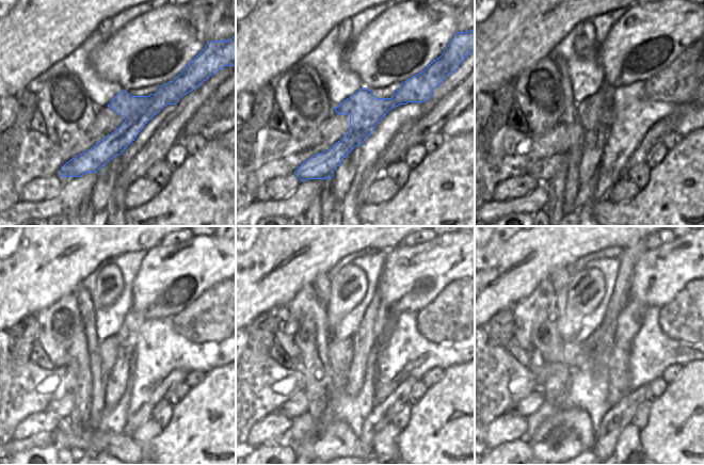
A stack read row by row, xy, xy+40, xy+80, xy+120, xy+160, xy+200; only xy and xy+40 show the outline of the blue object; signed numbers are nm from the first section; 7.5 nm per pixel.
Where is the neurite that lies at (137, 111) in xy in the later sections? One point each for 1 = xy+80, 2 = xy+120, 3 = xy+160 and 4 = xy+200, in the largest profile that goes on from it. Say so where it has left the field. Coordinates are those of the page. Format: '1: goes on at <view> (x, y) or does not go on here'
1: goes on at xy+80 (676, 84)
2: goes on at xy+120 (213, 317)
3: goes on at xy+160 (452, 316)
4: goes on at xy+200 (691, 316)

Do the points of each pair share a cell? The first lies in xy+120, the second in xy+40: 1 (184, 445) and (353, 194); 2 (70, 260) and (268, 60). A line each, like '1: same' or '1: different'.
1: different
2: same

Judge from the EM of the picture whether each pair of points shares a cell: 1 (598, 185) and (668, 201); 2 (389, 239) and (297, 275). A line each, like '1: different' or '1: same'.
1: different
2: same

